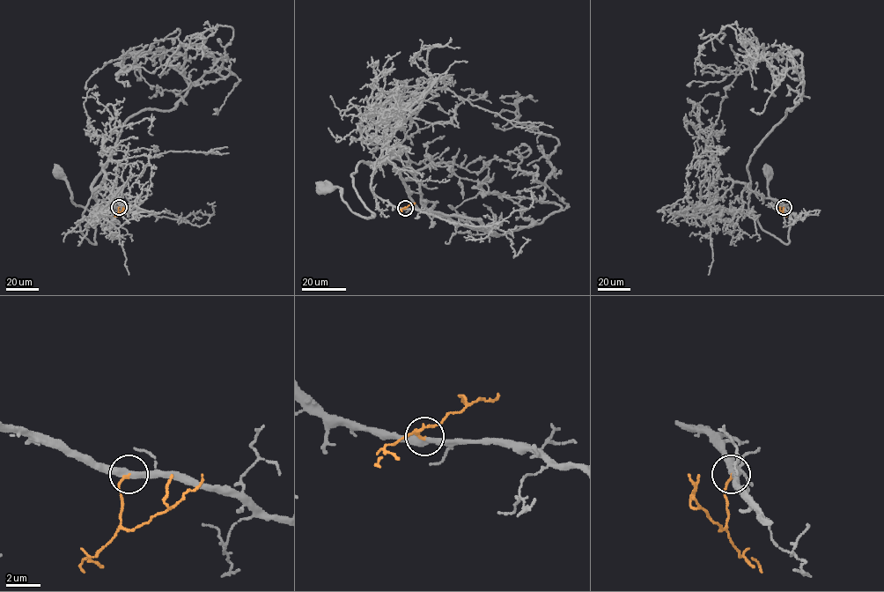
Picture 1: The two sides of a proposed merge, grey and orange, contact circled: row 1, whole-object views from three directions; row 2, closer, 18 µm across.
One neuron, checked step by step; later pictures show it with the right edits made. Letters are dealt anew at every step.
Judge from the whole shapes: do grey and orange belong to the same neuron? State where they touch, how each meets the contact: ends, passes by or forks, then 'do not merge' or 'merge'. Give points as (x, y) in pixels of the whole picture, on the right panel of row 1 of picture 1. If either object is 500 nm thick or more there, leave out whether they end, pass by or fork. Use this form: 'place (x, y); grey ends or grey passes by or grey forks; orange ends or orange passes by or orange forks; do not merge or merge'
place (784, 207); grey passes by; orange ends; merge

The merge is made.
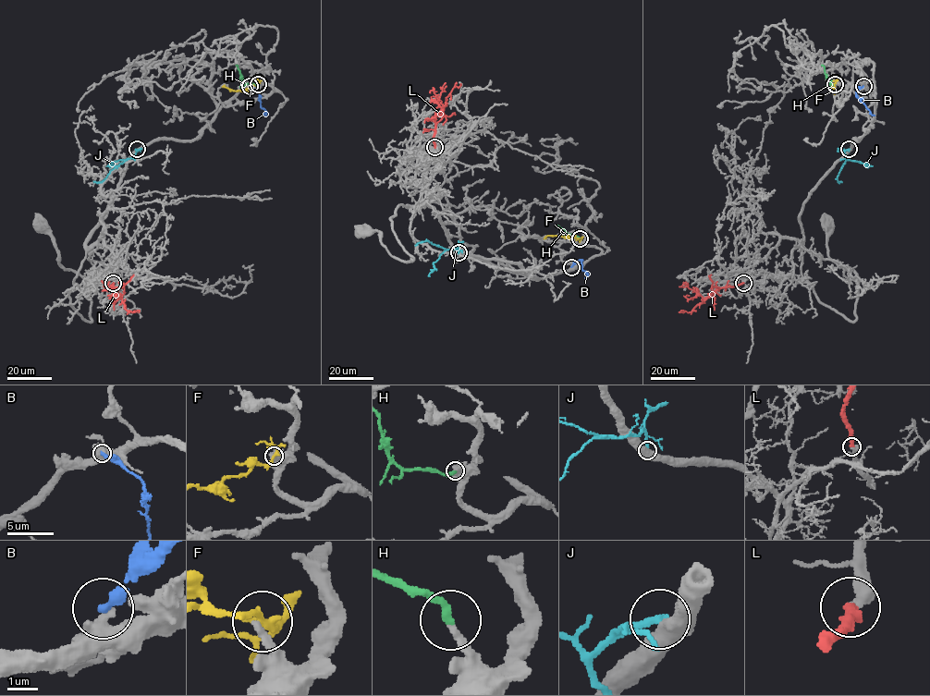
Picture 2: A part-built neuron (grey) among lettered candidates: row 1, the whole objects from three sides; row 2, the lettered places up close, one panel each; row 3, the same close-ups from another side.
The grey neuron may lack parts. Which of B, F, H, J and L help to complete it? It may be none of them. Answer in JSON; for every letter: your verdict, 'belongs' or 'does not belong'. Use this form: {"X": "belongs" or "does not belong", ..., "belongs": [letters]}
{"B": "does not belong", "F": "does not belong", "H": "belongs", "J": "does not belong", "L": "belongs", "belongs": ["H", "L"]}

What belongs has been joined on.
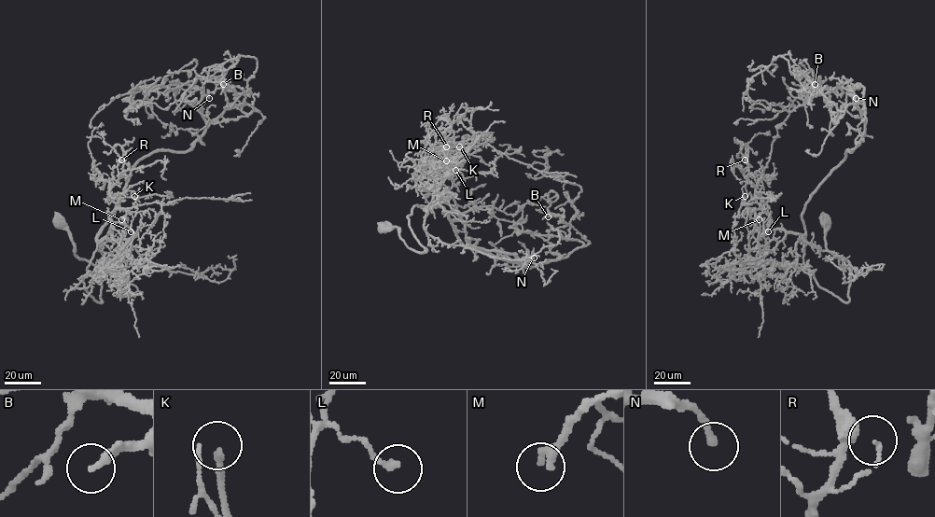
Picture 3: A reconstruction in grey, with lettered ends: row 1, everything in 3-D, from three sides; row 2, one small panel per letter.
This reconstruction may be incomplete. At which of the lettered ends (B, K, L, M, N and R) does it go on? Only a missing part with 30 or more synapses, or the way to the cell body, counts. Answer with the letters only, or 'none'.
none

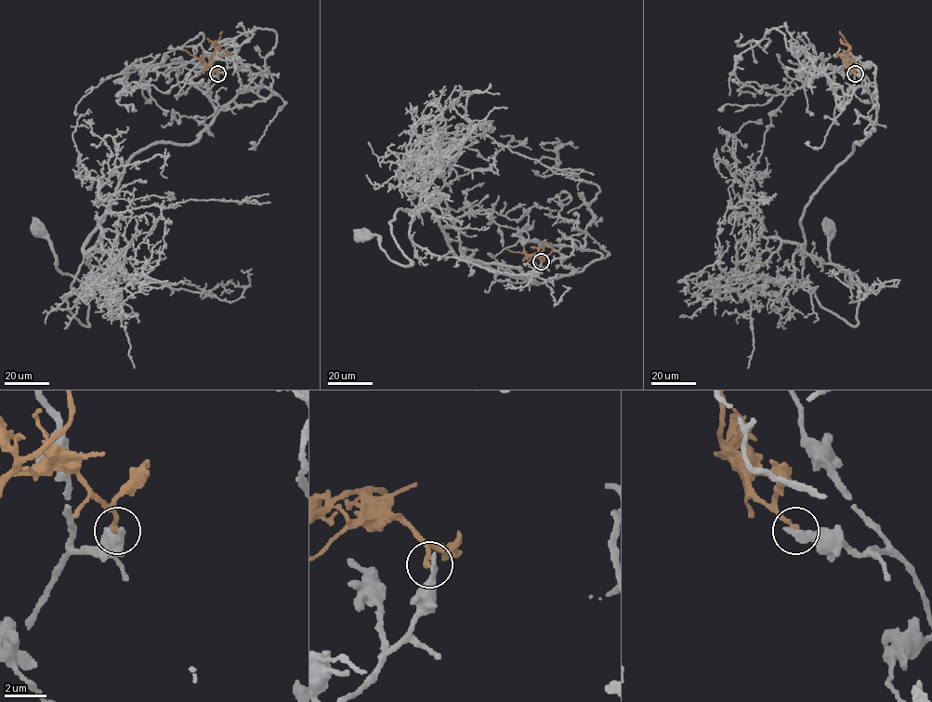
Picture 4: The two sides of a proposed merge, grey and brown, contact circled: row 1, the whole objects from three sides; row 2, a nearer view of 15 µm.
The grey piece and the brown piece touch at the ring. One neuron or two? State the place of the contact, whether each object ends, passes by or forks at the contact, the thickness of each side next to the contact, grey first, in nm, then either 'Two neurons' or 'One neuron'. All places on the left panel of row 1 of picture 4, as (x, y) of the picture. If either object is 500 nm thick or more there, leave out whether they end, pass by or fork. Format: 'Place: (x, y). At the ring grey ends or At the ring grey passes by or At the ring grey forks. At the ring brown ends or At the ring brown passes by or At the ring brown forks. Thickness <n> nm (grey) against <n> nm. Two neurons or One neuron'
Place: (217, 73). At the ring grey ends. At the ring brown ends. Thickness 360 nm (grey) against 280 nm. Two neurons

